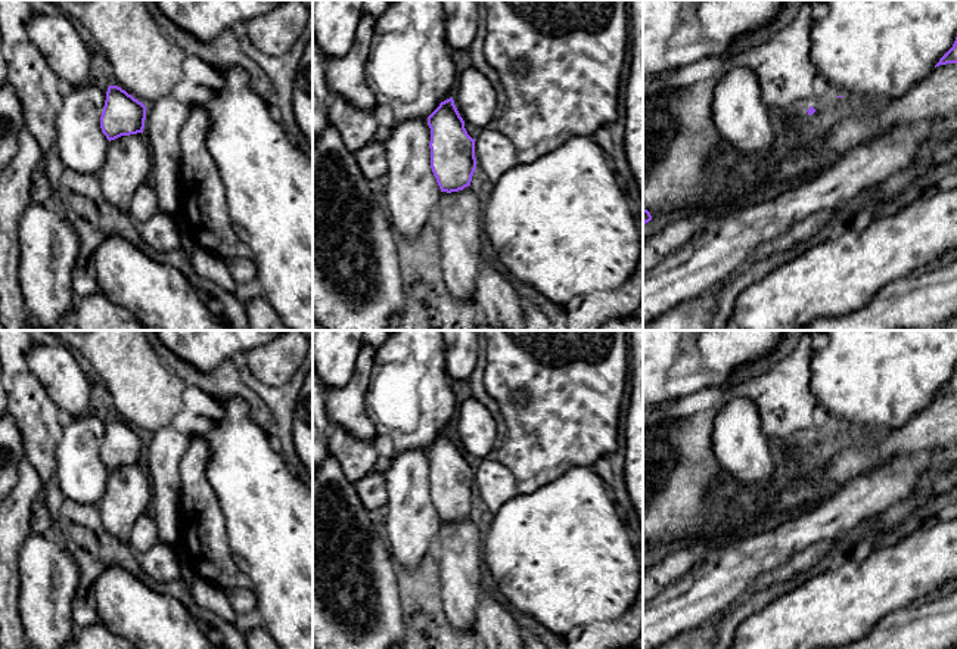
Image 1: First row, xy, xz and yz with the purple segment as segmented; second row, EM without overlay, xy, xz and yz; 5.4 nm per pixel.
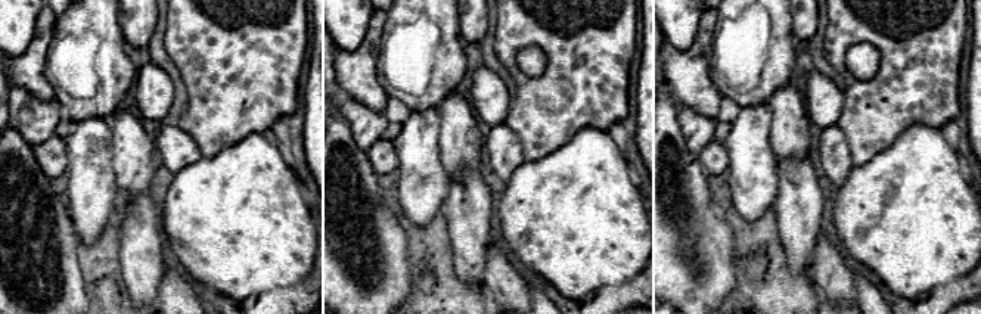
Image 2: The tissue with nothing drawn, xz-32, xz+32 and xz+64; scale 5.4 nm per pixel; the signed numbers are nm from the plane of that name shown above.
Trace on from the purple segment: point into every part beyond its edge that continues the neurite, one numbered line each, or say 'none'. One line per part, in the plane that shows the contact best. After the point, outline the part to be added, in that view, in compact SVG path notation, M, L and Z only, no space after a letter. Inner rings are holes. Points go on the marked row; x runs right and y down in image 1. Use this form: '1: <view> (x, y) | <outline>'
none

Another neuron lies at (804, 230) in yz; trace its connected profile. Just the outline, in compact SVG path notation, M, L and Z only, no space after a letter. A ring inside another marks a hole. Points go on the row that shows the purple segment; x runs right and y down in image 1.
M843 202L833 208L823 208L812 212L810 217L795 223L786 233L777 236L774 240L758 245L743 266L764 260L770 254L790 249L802 242L811 243L812 237L835 218L842 204Z

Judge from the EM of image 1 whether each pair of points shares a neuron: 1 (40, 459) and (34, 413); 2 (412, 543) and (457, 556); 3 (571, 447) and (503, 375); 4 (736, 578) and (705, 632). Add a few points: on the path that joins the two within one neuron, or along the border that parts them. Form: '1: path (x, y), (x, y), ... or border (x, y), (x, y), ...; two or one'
1: path (40, 447), (39, 425); one
2: border (443, 522), (432, 549); two
3: path (568, 425), (525, 382); one
4: border (740, 596), (687, 632); two

